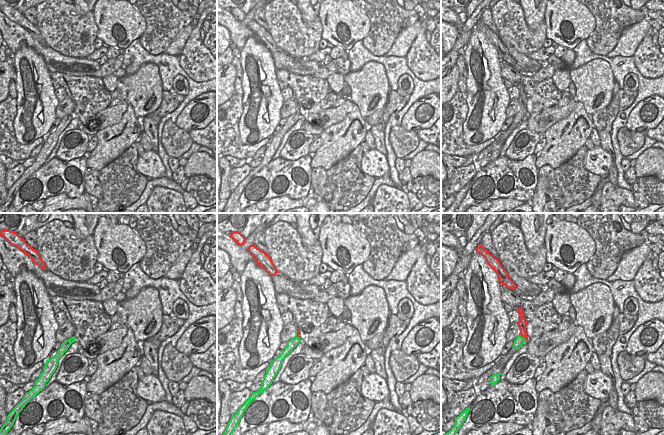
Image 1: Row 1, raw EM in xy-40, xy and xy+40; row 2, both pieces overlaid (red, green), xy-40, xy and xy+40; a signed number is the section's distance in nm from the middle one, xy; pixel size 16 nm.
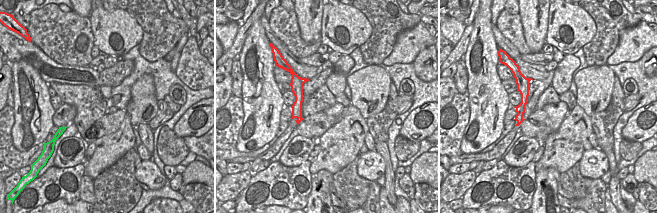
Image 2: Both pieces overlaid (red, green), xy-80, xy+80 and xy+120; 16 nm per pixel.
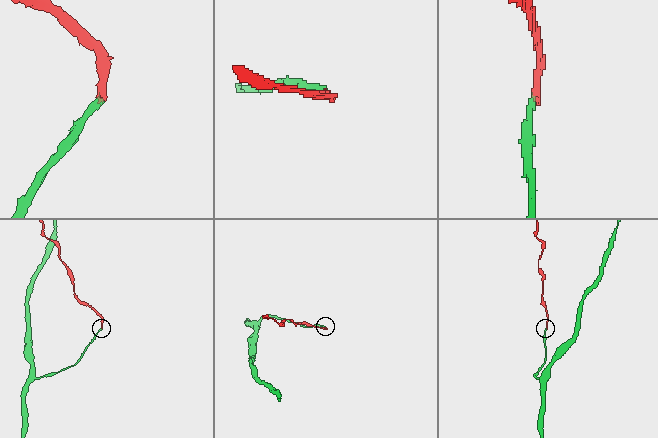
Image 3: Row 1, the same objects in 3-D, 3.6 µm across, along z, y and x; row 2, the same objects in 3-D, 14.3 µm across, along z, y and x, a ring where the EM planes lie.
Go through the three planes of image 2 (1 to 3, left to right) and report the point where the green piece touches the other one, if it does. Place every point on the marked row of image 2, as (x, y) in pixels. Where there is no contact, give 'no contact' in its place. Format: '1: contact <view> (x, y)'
1: no contact
2: no contact
3: no contact

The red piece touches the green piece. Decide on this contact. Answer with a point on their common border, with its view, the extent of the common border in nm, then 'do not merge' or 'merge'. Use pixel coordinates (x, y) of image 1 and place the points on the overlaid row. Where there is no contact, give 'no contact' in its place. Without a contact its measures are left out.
contact xy+40 (523, 336); length 160 nm; merge

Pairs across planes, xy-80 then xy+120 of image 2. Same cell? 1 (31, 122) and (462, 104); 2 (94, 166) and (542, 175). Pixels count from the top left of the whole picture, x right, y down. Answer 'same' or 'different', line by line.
1: different
2: different

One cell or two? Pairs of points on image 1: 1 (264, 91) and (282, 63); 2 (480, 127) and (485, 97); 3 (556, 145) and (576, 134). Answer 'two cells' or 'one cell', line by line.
1: two cells
2: one cell
3: one cell

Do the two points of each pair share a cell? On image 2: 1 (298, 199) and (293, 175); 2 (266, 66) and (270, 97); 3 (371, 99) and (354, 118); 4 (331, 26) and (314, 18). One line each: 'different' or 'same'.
1: same
2: same
3: different
4: different

